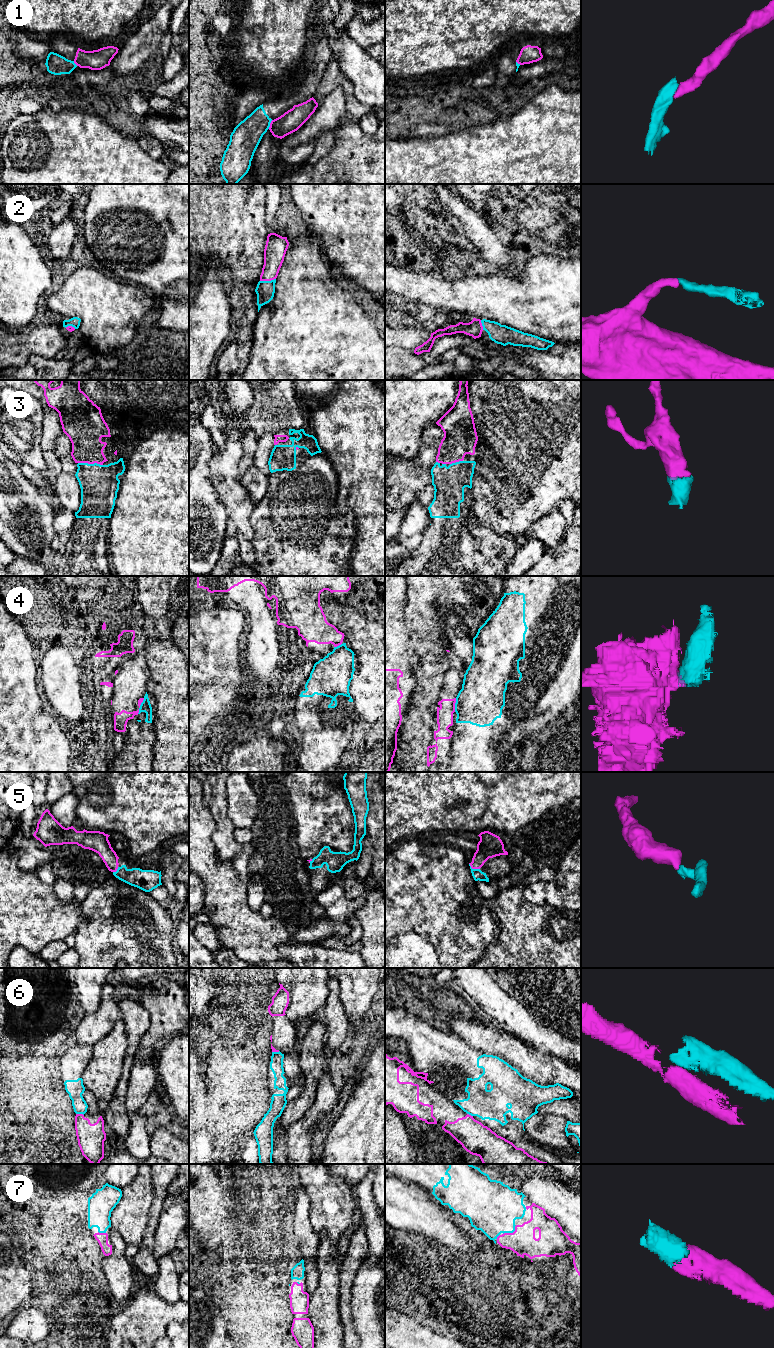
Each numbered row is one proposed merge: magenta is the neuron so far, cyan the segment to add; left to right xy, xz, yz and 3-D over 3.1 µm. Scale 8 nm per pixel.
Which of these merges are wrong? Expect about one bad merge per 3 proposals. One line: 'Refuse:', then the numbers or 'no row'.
Refuse: 1, 4, 6

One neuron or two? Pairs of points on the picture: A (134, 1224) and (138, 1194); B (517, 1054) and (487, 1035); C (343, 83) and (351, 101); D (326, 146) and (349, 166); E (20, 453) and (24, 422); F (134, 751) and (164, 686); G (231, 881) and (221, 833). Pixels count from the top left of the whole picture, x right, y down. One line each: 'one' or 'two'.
A: one
B: one
C: one
D: two
E: one
F: two
G: two

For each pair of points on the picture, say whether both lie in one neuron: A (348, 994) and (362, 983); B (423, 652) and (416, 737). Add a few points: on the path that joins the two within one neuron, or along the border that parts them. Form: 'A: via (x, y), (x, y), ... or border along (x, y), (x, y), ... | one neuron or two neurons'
A: via (352, 994), (358, 987) | one neuron
B: via (424, 673), (424, 699), (418, 716) | one neuron

